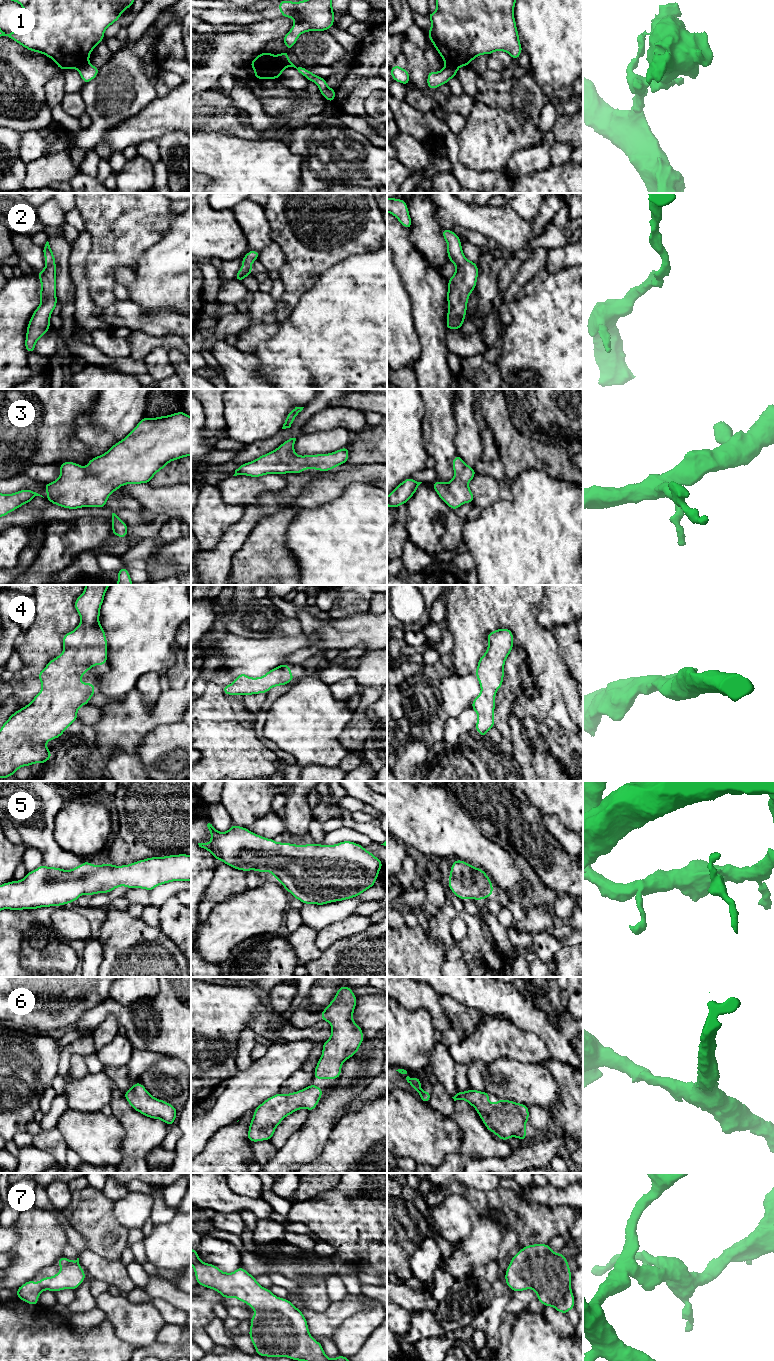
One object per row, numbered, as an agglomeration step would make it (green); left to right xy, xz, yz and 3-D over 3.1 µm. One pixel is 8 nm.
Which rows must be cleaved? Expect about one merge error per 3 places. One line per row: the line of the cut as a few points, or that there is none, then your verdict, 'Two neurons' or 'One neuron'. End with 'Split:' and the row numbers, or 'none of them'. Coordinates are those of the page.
1: Split along xz (276, 56), (277, 61), (284, 67). Two neurons
2: No split. One neuron
3: No split. One neuron
4: No split. One neuron
5: No split. One neuron
6: No split. One neuron
7: No split. One neuron
Split: 1

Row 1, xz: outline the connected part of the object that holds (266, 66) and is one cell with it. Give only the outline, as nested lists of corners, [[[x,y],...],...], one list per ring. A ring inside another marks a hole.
[[[268,51],[256,56],[250,65],[255,71],[254,79],[278,79],[285,69],[283,65],[278,63],[277,56]]]

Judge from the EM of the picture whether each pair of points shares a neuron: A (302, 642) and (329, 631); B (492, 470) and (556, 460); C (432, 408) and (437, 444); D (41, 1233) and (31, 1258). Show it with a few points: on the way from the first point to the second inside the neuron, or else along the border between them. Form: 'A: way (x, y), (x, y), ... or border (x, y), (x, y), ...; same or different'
A: border (302, 631), (316, 633), (320, 644); different
B: border (499, 457), (507, 479); different
C: way (437, 417), (437, 435); same
D: way (41, 1239), (41, 1243), (33, 1252); same

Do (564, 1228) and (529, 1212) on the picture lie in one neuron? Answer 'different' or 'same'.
same

